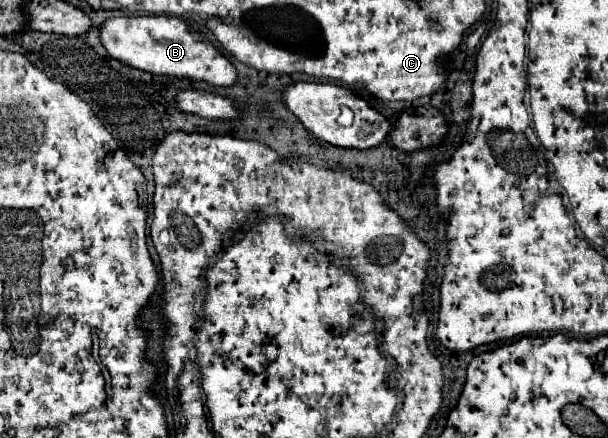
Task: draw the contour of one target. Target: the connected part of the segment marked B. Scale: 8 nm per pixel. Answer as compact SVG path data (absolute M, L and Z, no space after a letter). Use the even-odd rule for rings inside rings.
M120 16L108 20L100 28L100 38L104 48L116 58L132 68L152 72L152 74L170 74L176 78L190 78L200 82L210 82L214 86L232 86L236 82L236 68L232 62L214 46L204 40L198 40L192 28L170 16Z

